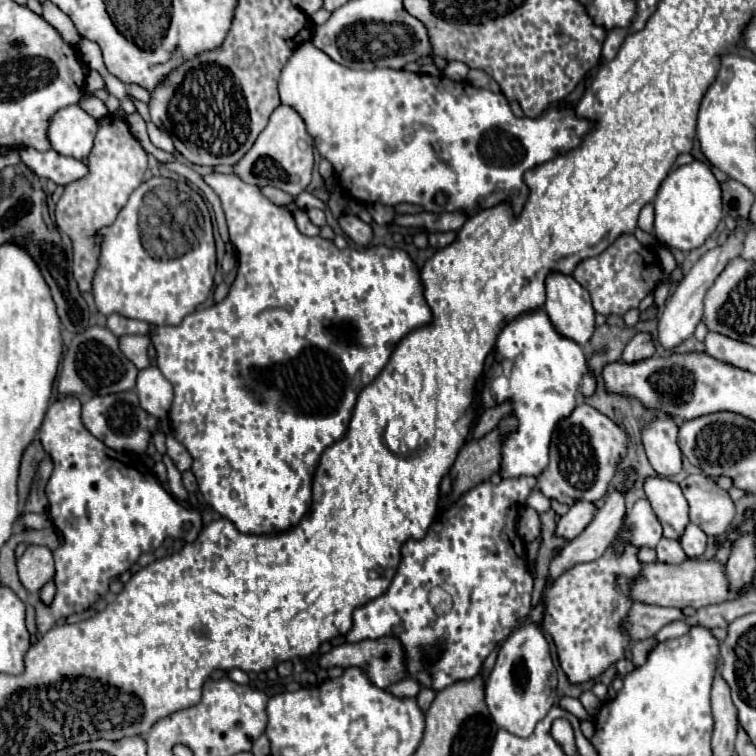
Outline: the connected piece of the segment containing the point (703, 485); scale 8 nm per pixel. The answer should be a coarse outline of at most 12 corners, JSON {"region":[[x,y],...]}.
{"region":[[706,474],[680,482],[690,522],[708,536],[730,530],[736,506]]}

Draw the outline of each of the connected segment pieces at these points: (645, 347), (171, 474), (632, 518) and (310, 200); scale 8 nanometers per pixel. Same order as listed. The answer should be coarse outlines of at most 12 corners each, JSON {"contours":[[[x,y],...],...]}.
{"contours":[[[648,332],[630,338],[622,352],[624,362],[636,362],[656,352]],[[168,456],[164,466],[168,470],[168,488],[178,500],[186,502],[188,492],[182,484],[178,468]],[[638,500],[628,512],[622,536],[636,546],[656,546],[662,526],[650,502]],[[302,192],[296,204],[306,208],[326,210],[326,204],[310,192]]]}

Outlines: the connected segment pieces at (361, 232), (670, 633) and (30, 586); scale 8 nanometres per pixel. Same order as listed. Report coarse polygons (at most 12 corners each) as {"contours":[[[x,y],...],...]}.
{"contours":[[[344,214],[340,226],[358,246],[372,242],[372,228]],[[674,620],[656,634],[660,642],[686,634],[688,624]],[[28,546],[18,576],[28,592],[54,578],[52,552]]]}

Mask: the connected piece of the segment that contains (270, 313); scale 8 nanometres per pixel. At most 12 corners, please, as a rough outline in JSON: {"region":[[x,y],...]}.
{"region":[[208,174],[240,268],[150,332],[204,500],[296,526],[362,386],[432,322],[338,250]]}

